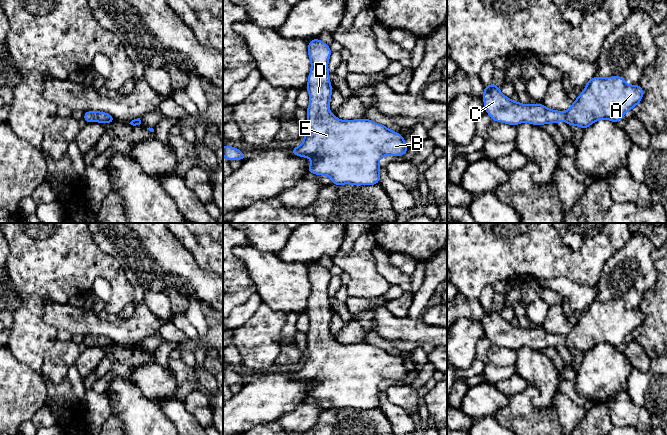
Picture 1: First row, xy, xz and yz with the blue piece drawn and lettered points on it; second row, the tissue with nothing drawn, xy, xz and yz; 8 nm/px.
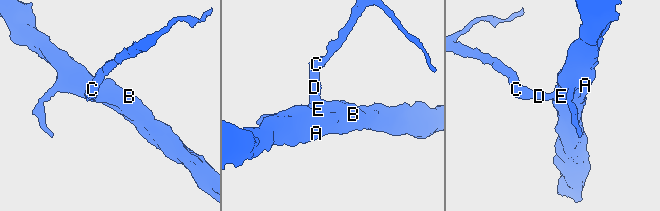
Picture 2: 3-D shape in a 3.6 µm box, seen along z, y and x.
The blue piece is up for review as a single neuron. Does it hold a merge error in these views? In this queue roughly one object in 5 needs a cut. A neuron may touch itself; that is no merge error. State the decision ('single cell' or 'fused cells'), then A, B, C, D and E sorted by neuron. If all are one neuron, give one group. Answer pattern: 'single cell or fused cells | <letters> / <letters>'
single cell | A B C D E

